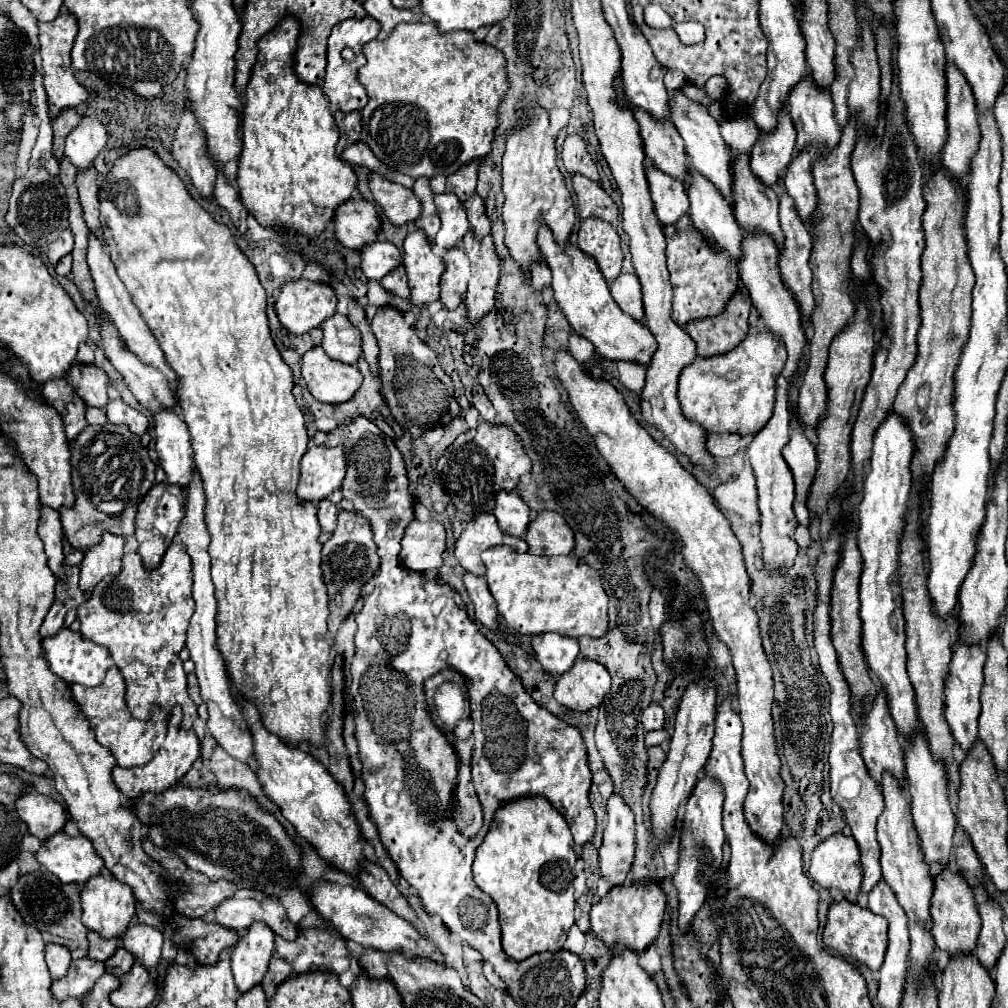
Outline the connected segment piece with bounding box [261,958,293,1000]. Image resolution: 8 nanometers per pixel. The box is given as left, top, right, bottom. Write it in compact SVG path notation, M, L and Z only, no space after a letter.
M275 958L271 960L269 970L267 970L267 976L265 976L263 982L261 982L261 986L263 986L265 994L267 994L267 1000L273 998L277 986L279 986L283 980L287 980L287 978L291 976L291 972L293 972L293 968L291 968L291 964L287 964L285 960L275 960Z

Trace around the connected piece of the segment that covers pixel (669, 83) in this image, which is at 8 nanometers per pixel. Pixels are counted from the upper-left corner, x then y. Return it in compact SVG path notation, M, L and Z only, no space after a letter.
M668 70L664 77L664 84L669 92L678 90L686 82L686 77L679 70Z

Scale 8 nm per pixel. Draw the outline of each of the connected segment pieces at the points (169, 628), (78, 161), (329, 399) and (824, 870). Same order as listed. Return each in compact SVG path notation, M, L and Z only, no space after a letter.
M171 544L161 566L155 570L145 570L137 552L125 554L121 574L107 576L97 584L93 594L89 594L77 610L81 636L105 646L115 666L123 672L127 682L127 706L137 720L151 720L151 708L159 708L169 716L175 705L180 705L185 714L187 730L197 718L197 704L189 698L187 674L179 658L195 610L191 586L191 558L183 544Z
M83 118L81 124L67 136L65 156L77 170L91 168L99 152L105 148L107 132L99 120Z
M321 346L311 348L311 352L303 356L303 378L313 398L325 404L351 400L363 382L357 366L331 360Z
M833 834L825 838L811 856L809 874L825 888L837 888L849 902L855 902L863 880L859 848L853 836Z

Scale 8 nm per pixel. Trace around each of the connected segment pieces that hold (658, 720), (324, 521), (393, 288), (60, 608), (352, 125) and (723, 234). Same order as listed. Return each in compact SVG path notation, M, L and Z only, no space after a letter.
M651 704L641 714L641 724L645 730L661 730L663 722L665 722L665 714L663 714L663 708L659 704Z
M327 498L319 502L319 512L317 512L319 524L323 532L333 532L335 524L337 524L337 508L335 504L331 504Z
M403 264L399 268L395 268L395 272L389 272L383 280L381 280L383 288L391 294L397 294L401 298L409 298L409 286L407 286L407 276L405 276L405 268Z
M55 600L55 602L53 602L53 606L51 606L51 610L47 612L47 616L45 616L45 620L43 620L41 636L45 638L45 636L53 636L53 634L57 634L57 632L59 632L59 628L63 626L65 614L67 614L67 608L65 608L59 600Z
M337 112L335 122L337 122L339 132L341 132L339 142L337 142L337 154L341 156L345 146L359 142L359 138L361 138L361 114L359 112L351 112L351 114Z
M687 168L689 170L689 188L687 188L687 196L691 202L689 214L693 220L693 226L705 236L705 240L713 246L713 248L721 248L727 250L733 258L741 256L741 240L743 240L743 230L739 228L735 216L733 216L733 208L731 204L727 204L727 198L715 188L715 184L711 184L703 174L697 174L695 168Z

